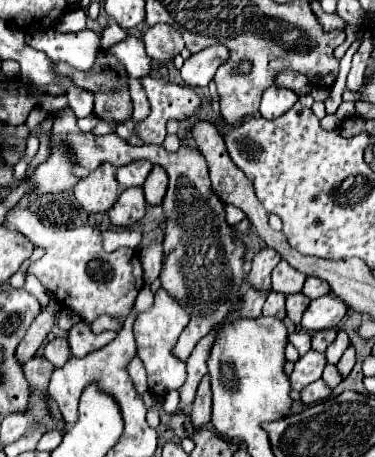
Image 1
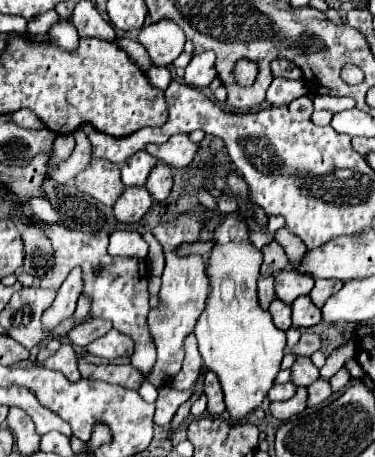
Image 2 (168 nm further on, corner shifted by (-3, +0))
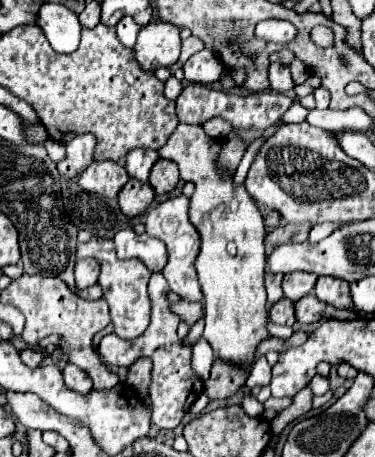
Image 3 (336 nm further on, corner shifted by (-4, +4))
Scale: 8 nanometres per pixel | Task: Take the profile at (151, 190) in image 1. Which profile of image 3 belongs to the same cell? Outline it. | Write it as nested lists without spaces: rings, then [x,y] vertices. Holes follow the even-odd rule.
[[[160,158],[160,160],[156,162],[156,168],[152,168],[148,182],[150,182],[150,186],[154,188],[154,192],[156,192],[158,196],[162,196],[162,194],[172,192],[172,190],[176,188],[178,180],[180,180],[180,176],[178,176],[176,164],[170,162],[170,160]]]

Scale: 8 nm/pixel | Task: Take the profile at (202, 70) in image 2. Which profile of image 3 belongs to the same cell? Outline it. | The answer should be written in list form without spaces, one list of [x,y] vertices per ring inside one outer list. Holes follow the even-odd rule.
[[[212,50],[196,52],[184,64],[184,76],[188,82],[194,84],[212,84],[222,76],[222,72],[224,72],[224,64],[220,56]]]

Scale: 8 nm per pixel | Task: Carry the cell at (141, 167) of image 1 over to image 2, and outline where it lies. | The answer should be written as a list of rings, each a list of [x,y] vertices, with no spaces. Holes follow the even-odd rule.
[[[139,150],[135,156],[121,164],[121,180],[125,186],[145,186],[145,180],[153,166],[157,164],[145,150]]]

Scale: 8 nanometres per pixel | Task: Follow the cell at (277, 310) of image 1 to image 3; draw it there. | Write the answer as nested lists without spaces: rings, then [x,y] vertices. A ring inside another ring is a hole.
[[[282,298],[278,300],[272,308],[270,308],[270,320],[274,324],[284,324],[284,326],[292,326],[296,322],[294,318],[294,302],[288,300],[288,298]]]

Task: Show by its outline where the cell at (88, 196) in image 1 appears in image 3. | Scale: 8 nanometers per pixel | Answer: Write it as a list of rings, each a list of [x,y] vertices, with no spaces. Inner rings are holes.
[[[102,160],[102,162],[92,162],[78,176],[78,186],[86,192],[94,192],[104,198],[116,198],[128,180],[130,176],[124,166],[112,160]]]

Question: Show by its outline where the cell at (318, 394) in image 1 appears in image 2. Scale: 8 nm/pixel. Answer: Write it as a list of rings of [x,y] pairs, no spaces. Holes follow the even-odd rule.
[[[297,388],[295,396],[285,400],[285,402],[271,402],[269,410],[271,416],[277,420],[289,420],[291,416],[303,412],[307,406],[307,388]]]

